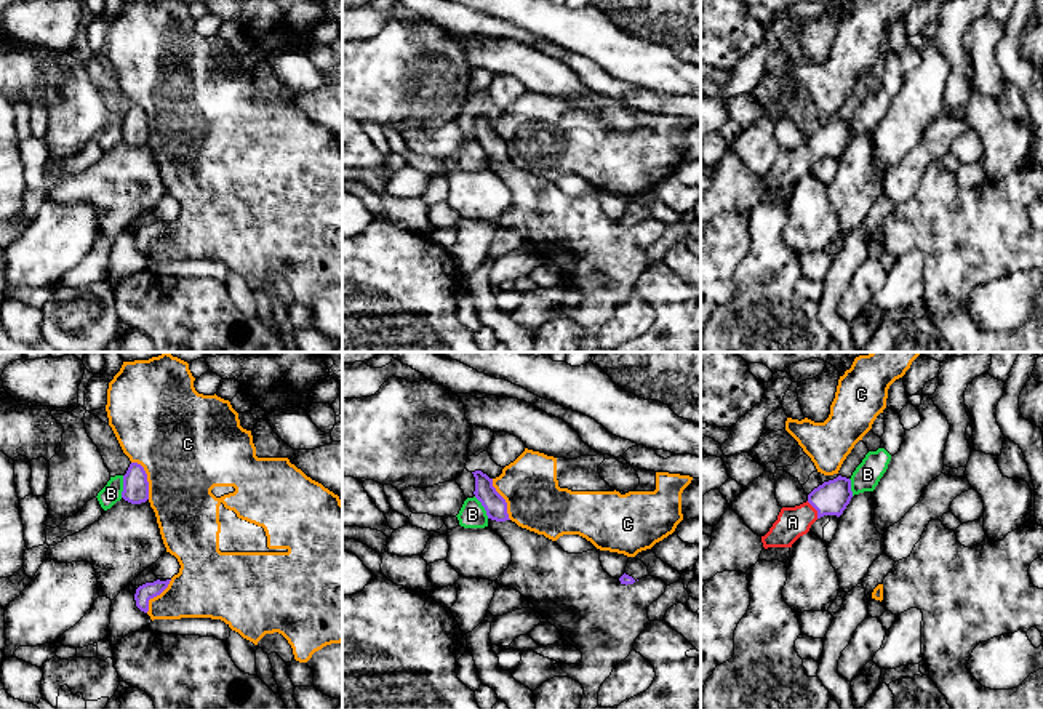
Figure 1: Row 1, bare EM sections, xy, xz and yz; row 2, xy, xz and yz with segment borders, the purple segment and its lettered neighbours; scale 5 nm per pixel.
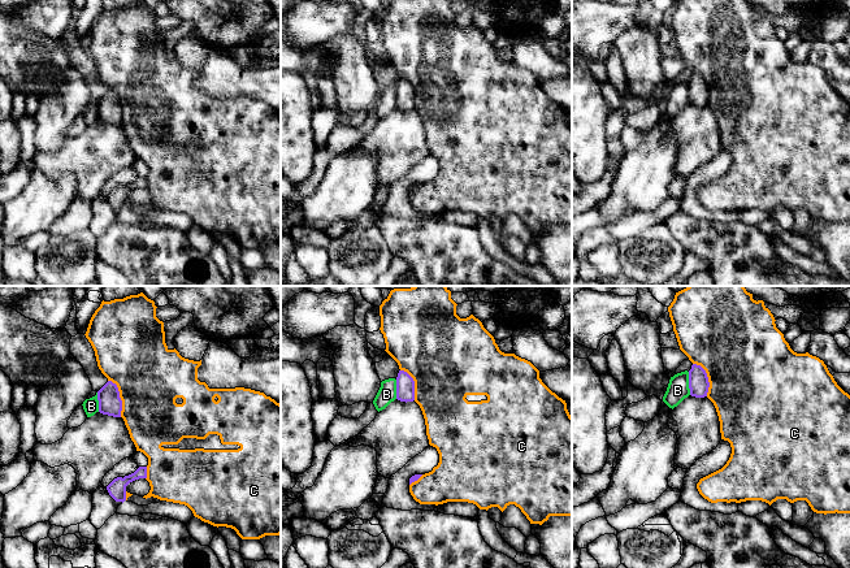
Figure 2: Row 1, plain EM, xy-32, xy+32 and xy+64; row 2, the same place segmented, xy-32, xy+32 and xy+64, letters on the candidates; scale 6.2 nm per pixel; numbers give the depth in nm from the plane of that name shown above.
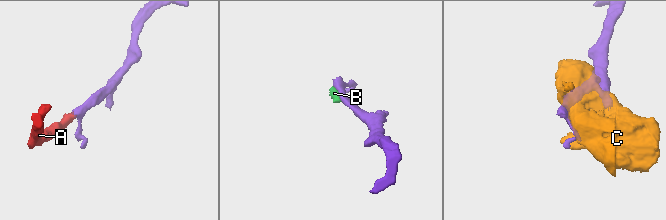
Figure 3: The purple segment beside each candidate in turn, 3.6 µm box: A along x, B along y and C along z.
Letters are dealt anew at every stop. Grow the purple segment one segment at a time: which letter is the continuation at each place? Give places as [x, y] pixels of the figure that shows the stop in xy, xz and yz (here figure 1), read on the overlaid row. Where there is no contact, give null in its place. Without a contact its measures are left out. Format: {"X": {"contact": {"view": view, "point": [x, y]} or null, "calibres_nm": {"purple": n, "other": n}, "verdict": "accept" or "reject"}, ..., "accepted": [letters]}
{"A": {"contact": {"view": "yz", "point": [815, 508]}, "calibres_nm": {"purple": 170, "other": 160}, "verdict": "accept"}, "B": {"contact": {"view": "xy", "point": [123, 487]}, "calibres_nm": {"purple": 130, "other": 100}, "verdict": "reject"}, "C": {"contact": {"view": "xy", "point": [146, 477]}, "calibres_nm": {"purple": 130, "other": 480}, "verdict": "reject"}, "accepted": ["A"]}

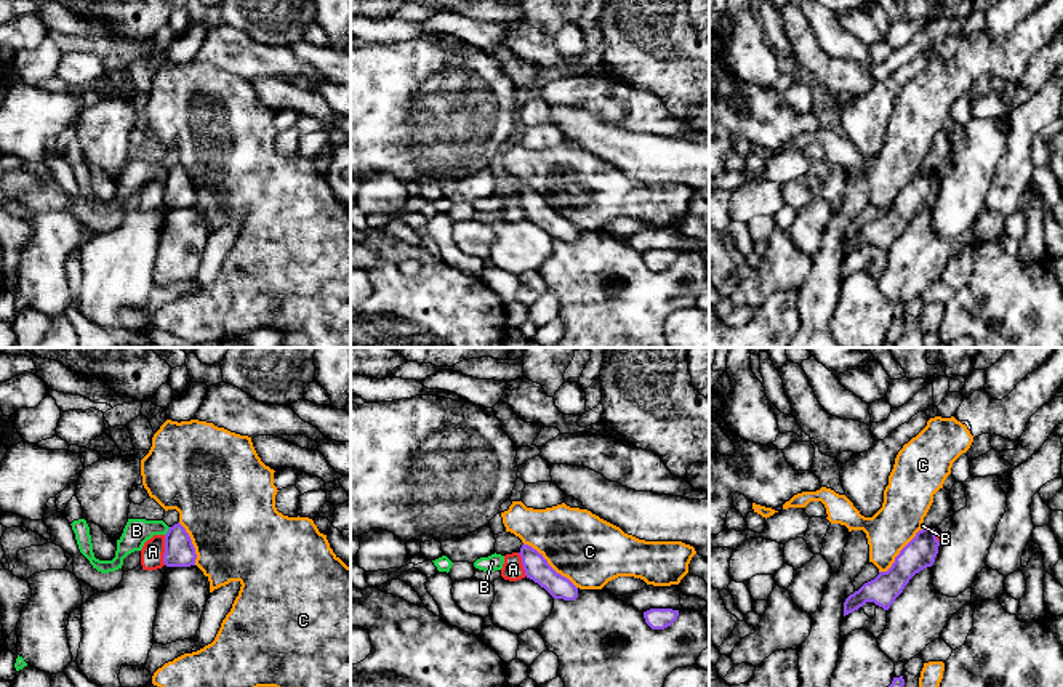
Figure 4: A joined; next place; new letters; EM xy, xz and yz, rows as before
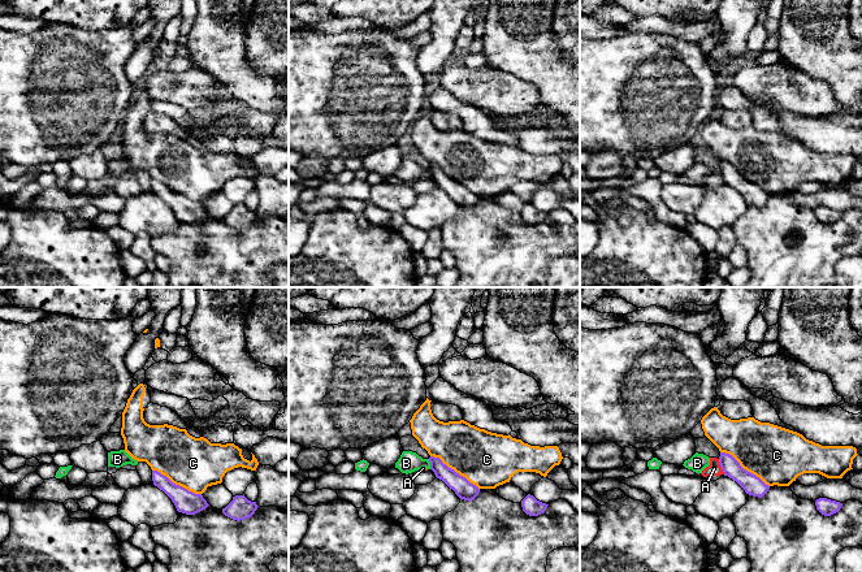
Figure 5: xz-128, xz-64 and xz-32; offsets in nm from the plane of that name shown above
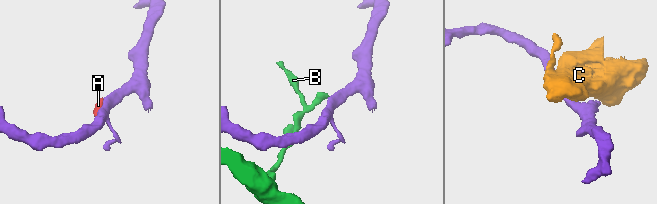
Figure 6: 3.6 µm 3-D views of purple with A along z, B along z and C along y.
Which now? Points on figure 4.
{"A": {"contact": {"view": "xy", "point": [165, 550]}, "calibres_nm": {"purple": 150, "other": 120}, "verdict": "reject"}, "B": {"contact": {"view": "xy", "point": [167, 532]}, "calibres_nm": {"purple": 150, "other": 140}, "verdict": "reject"}, "C": {"contact": {"view": "xz", "point": [549, 566]}, "calibres_nm": {"purple": 120, "other": 360}, "verdict": "reject"}, "accepted": []}

